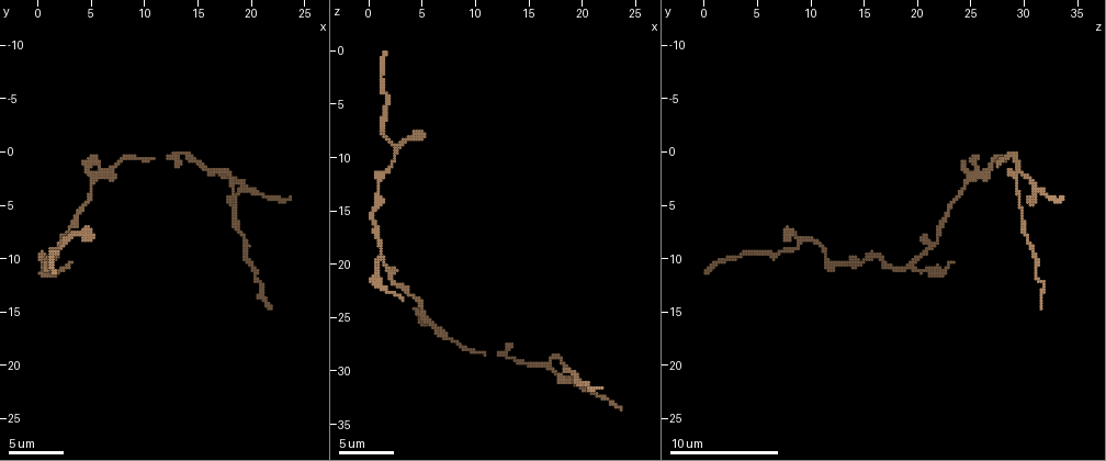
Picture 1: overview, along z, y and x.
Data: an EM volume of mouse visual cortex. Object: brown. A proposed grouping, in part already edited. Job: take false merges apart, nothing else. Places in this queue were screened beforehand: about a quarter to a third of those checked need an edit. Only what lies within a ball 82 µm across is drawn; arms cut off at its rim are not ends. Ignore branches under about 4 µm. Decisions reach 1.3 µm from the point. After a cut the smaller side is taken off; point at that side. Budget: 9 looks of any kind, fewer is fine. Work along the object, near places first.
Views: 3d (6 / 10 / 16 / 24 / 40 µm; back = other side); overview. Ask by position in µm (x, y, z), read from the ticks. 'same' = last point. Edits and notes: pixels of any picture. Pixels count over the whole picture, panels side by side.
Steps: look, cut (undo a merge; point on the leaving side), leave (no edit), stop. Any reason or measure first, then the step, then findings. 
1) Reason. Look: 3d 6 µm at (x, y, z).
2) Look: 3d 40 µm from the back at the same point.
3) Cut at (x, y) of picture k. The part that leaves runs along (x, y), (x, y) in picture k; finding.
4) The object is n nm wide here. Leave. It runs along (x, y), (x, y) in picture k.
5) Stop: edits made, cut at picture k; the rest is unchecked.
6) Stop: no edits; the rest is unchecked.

Sudden change in width. Look: 3d 10 µm at (1.0, 10.4, 12.6).

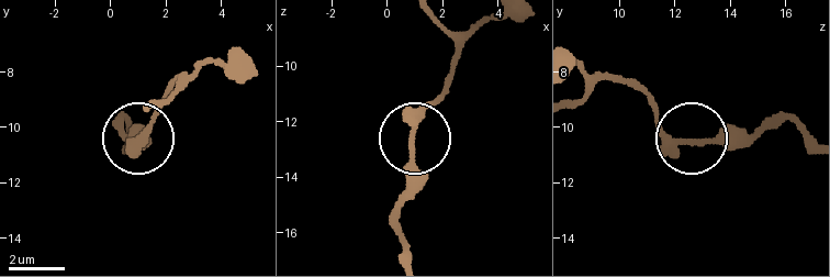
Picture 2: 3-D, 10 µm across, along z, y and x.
Look: 3d 10 µm from the back at (0.8, 10.5, 12.6).

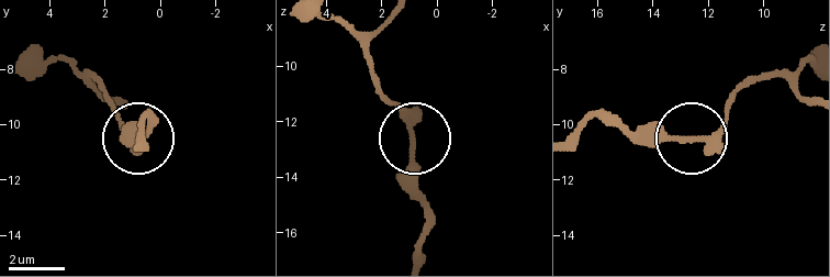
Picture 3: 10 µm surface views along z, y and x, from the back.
Leave. All the same cell.

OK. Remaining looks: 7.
Three-way junction. Look: 3d 10 µm at (5.4, 2.8, 24.6).

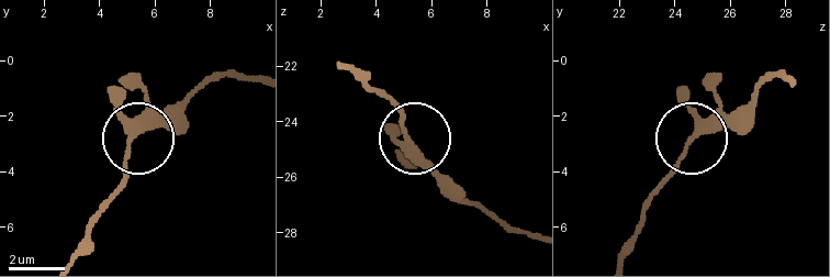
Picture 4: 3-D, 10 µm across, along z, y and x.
Look: 3d 10 µm from the back at (5.2, 2.8, 24.8).

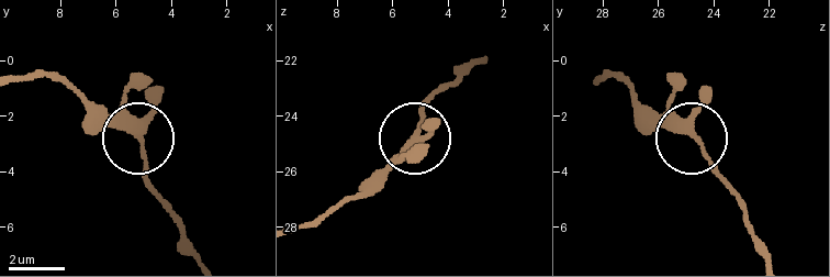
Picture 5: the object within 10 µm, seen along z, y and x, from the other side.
The object is 260 nm wide here. Leave. All the same cell.

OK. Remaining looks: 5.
Branch point. Look: 3d 10 µm at (17.0, 1.8, 29.4).

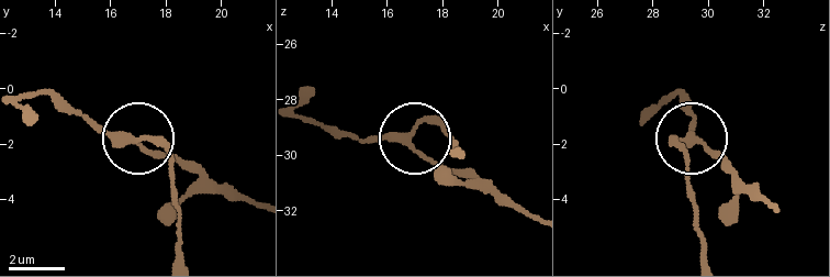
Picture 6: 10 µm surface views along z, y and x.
Leave. All the same cell.

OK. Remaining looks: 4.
Three-way junction. Look: 3d 6 µm at (1.0, 10.6, 19.4).

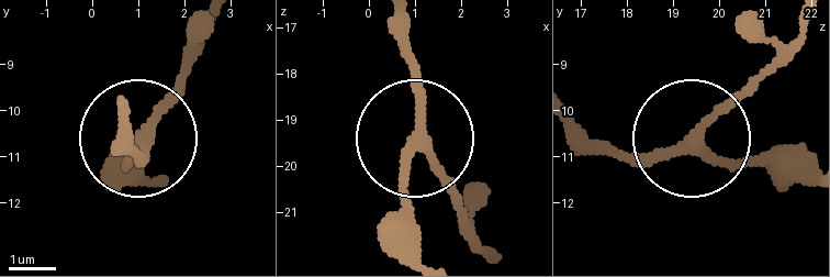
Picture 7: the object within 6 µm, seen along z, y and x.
Look: 3d 6 µm from the back at (1.05, 10.80, 19.45).

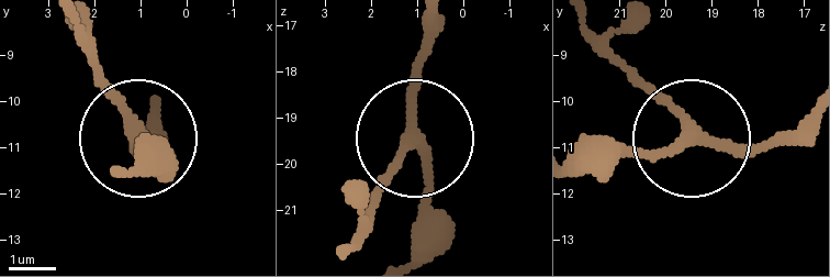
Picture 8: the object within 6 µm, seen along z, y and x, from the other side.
3 arms meet here. Leave. It runs along (343, 251), (406, 141), (422, 168), (422, 258) in picture 8; continuous, no second cell.

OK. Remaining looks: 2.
Stop: no edits; the rest is unchecked.

